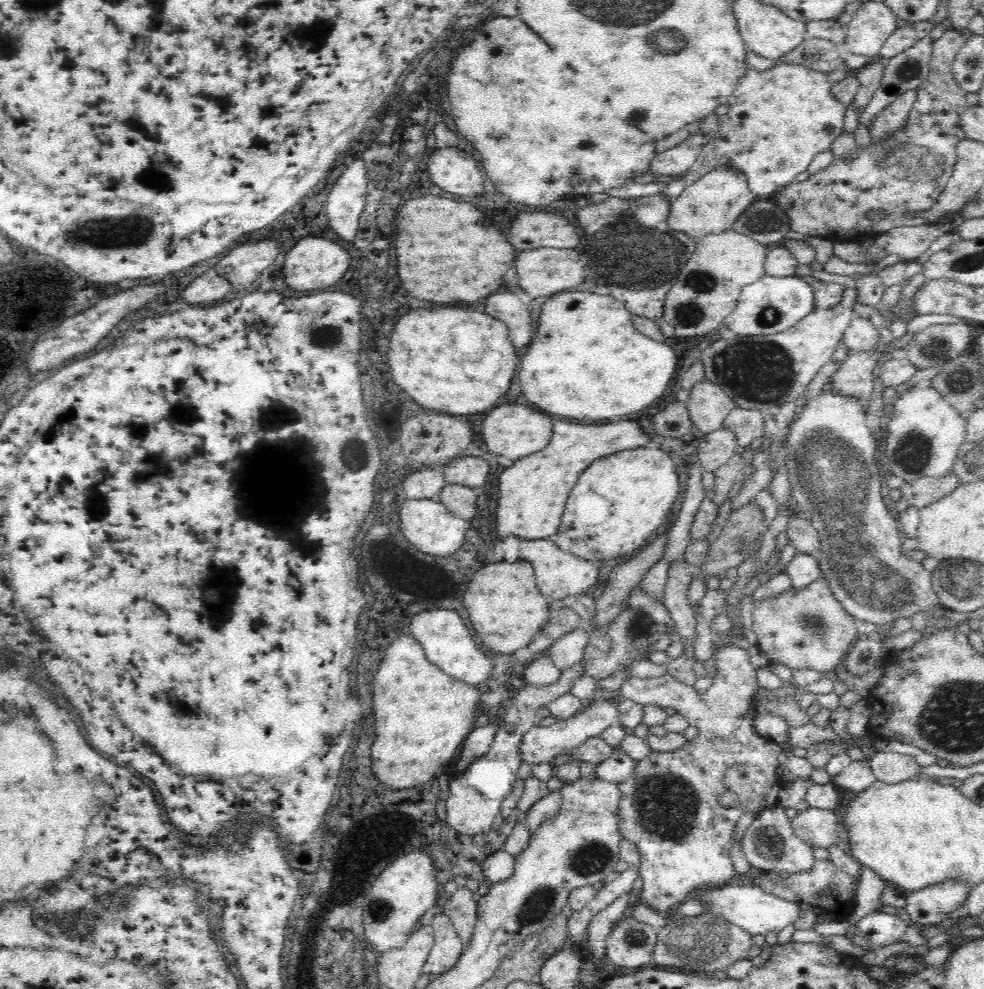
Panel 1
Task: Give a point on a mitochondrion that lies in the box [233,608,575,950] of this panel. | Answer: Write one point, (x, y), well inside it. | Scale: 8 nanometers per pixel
(539, 903)

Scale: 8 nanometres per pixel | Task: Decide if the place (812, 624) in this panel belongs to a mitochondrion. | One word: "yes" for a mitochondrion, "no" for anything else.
yes

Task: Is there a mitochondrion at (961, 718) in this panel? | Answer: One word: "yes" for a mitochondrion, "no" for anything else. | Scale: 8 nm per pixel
yes

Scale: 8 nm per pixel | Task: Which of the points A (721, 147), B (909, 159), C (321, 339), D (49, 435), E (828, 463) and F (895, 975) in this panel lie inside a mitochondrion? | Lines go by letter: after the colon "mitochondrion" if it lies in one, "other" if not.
A: other
B: mitochondrion
C: mitochondrion
D: other
E: mitochondrion
F: other

